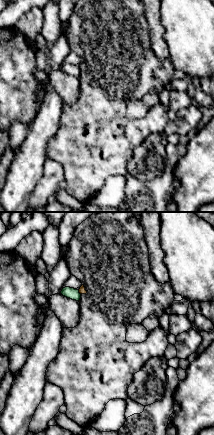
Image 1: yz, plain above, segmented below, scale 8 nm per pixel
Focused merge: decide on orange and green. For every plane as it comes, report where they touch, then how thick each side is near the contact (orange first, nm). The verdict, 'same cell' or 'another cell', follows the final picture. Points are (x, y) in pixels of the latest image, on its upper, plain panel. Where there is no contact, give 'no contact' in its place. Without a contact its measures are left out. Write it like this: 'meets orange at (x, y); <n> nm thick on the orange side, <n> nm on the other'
meets orange at (79, 68); 50 nm thick on the orange side, 90 nm on the other

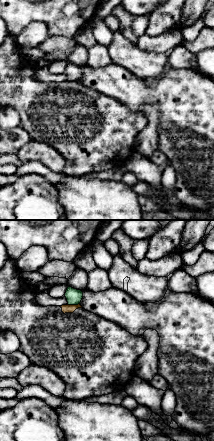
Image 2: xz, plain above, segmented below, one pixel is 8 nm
meets orange at (73, 81); 70 nm thick on the orange side, 120 nm on the other

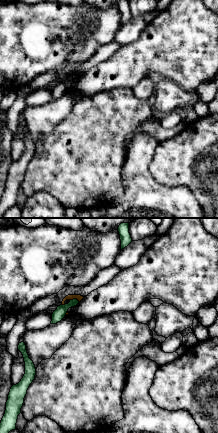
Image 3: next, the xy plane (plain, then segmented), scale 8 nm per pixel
meets orange at (74, 74); 50 nm thick on the orange side, 90 nm on the other

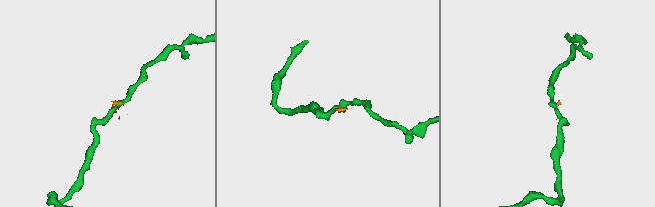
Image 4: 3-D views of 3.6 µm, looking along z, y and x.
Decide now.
another cell

